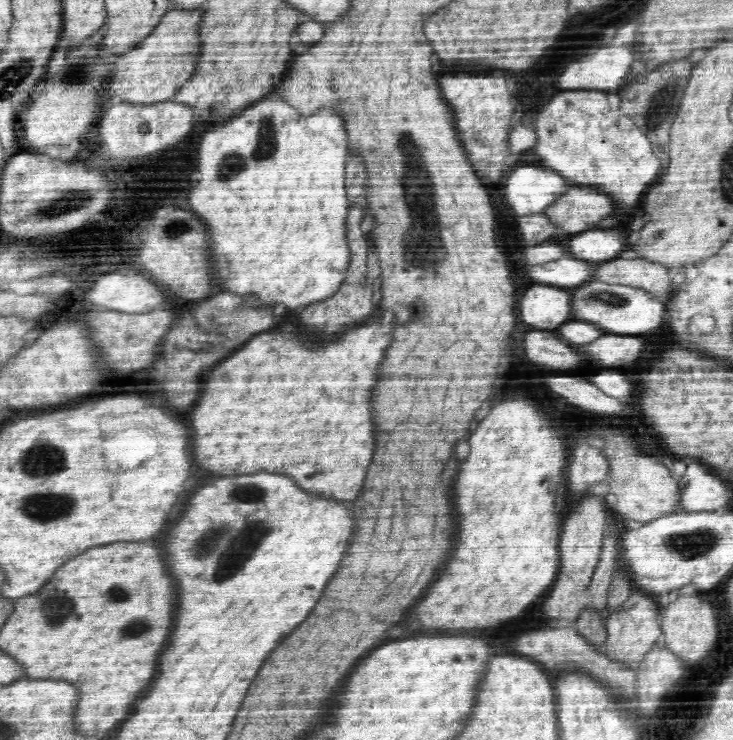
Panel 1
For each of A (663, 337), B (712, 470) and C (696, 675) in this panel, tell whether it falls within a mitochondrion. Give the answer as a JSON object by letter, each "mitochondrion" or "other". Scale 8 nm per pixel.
{"A":"other","B":"other","C":"other"}

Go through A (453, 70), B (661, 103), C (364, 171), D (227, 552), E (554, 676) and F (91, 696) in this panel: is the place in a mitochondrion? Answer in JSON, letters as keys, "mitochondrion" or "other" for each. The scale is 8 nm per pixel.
{"A":"other","B":"mitochondrion","C":"other","D":"mitochondrion","E":"other","F":"other"}

